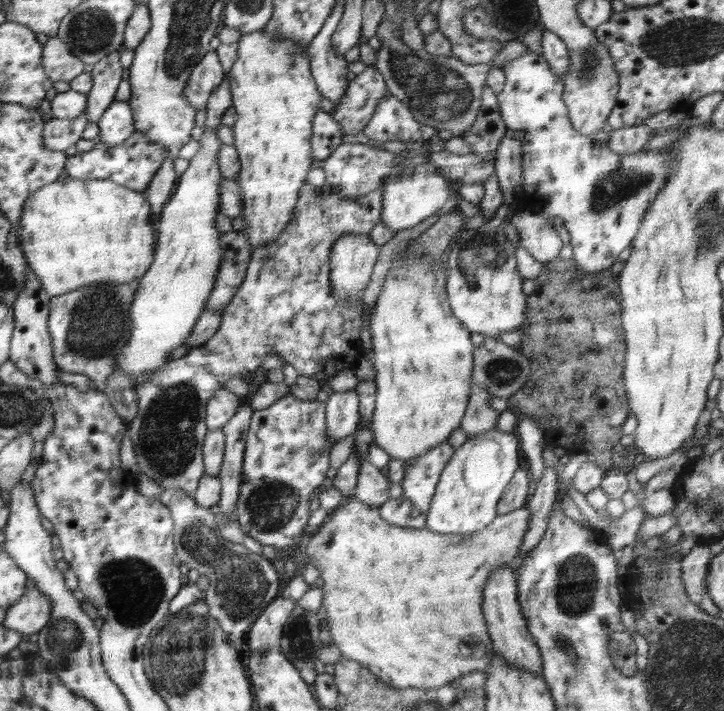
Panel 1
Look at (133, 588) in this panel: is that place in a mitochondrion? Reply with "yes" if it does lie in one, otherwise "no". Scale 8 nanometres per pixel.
yes

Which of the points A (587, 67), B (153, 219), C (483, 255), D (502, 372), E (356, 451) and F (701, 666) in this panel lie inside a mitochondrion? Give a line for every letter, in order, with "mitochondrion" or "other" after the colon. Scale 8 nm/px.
A: mitochondrion
B: other
C: mitochondrion
D: mitochondrion
E: other
F: mitochondrion

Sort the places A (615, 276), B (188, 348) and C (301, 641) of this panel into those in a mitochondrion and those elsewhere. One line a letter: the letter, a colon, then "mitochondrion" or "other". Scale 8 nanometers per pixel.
A: other
B: other
C: mitochondrion

